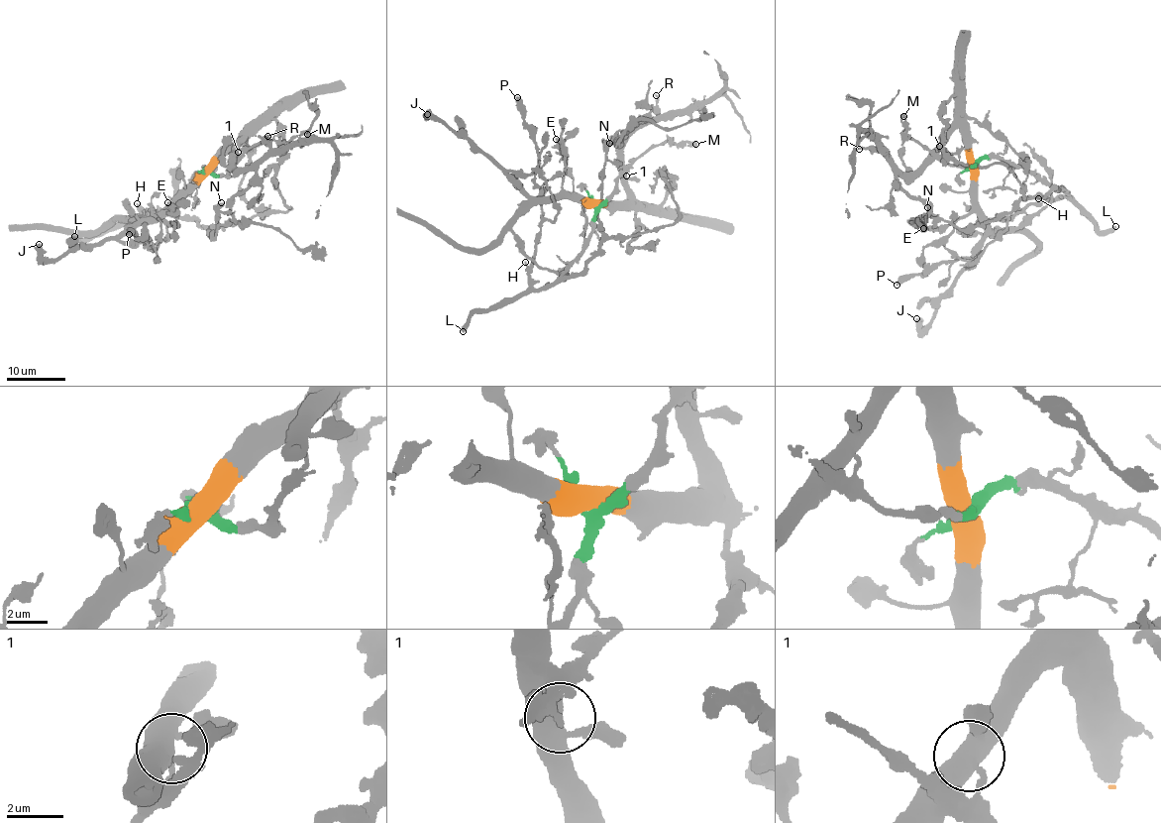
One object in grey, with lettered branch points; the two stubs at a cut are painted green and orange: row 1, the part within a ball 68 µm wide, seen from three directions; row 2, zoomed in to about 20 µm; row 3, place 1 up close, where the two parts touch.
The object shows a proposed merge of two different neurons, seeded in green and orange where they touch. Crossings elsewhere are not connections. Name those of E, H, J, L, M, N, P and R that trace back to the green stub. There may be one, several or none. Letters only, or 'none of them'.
H, L, M, N

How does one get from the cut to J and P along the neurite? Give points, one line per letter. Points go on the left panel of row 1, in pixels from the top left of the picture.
J: (205, 171), (201, 171), (158, 214), (143, 218), (118, 234), (69, 249), (52, 260), (45, 259), (39, 243)
P: (205, 171), (158, 214), (119, 239), (150, 240), (147, 234), (136, 235), (136, 231), (128, 235)

